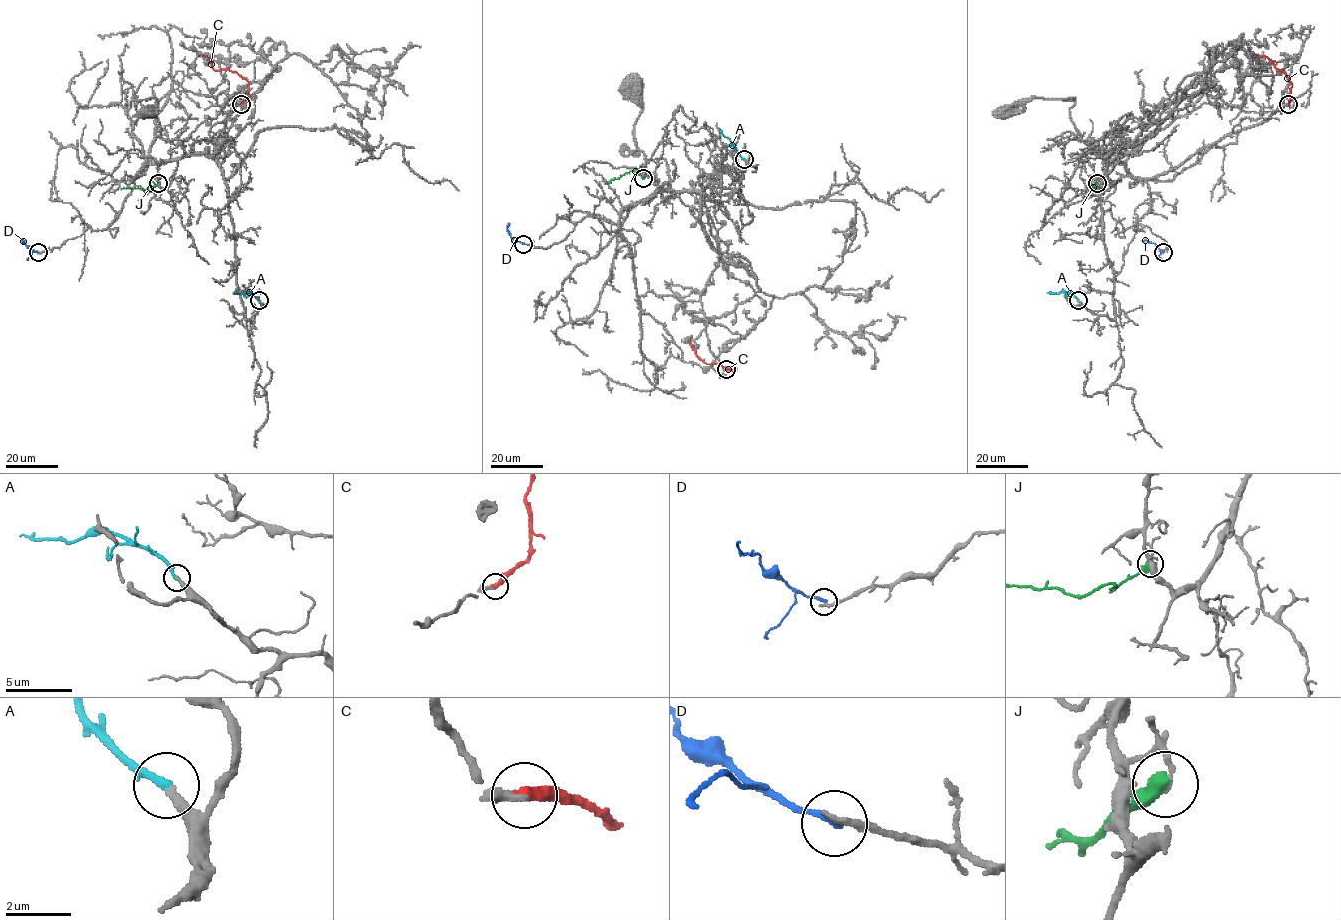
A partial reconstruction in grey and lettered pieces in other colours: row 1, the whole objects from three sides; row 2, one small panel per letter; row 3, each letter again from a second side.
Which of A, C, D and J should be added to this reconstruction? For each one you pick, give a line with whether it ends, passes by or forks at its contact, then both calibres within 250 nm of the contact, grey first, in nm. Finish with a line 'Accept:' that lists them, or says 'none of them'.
A: it ends there; 280 nm thick on the grey side, 240 nm on the other
C: it ends there; 300 nm thick on the grey side, 380 nm on the other
Accept: A, C

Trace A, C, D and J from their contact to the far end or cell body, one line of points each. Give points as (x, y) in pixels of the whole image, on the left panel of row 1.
A: (259, 301), (249, 291), (234, 292)
C: (242, 104), (248, 98), (248, 82), (235, 72), (216, 70), (204, 55)
D: (38, 252), (21, 241), (24, 240)
J: (158, 183), (145, 190), (120, 188)

